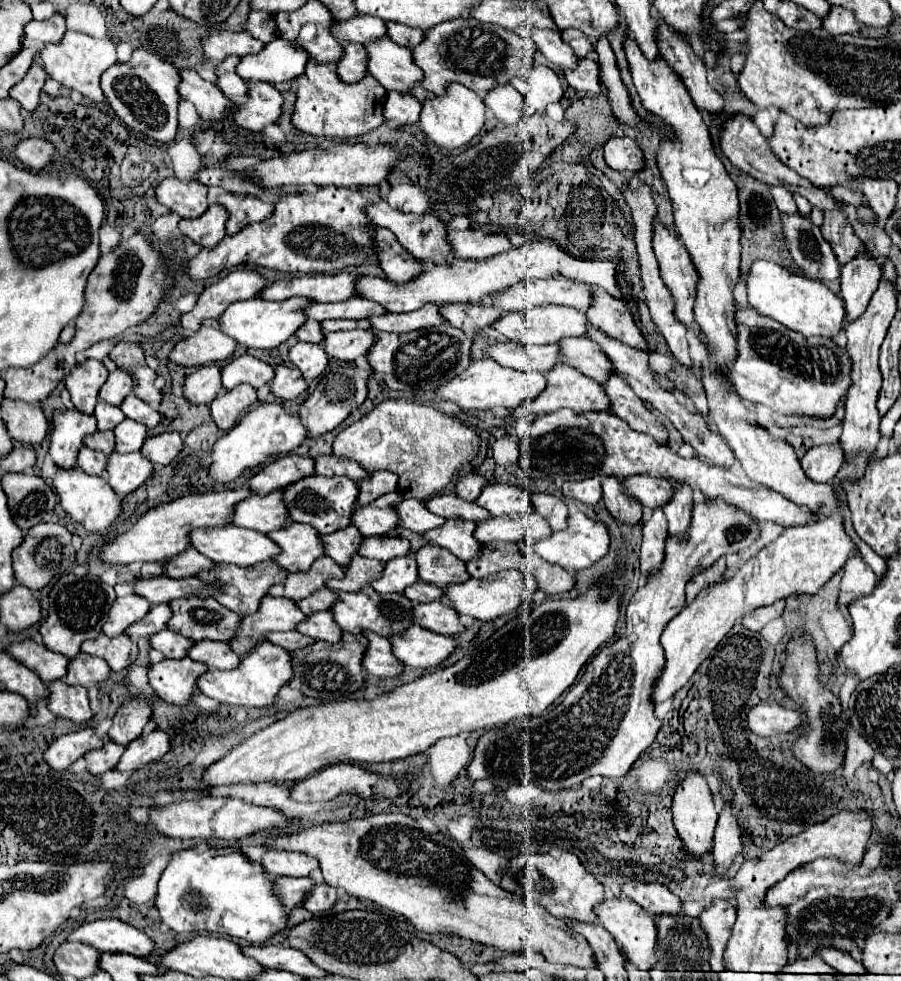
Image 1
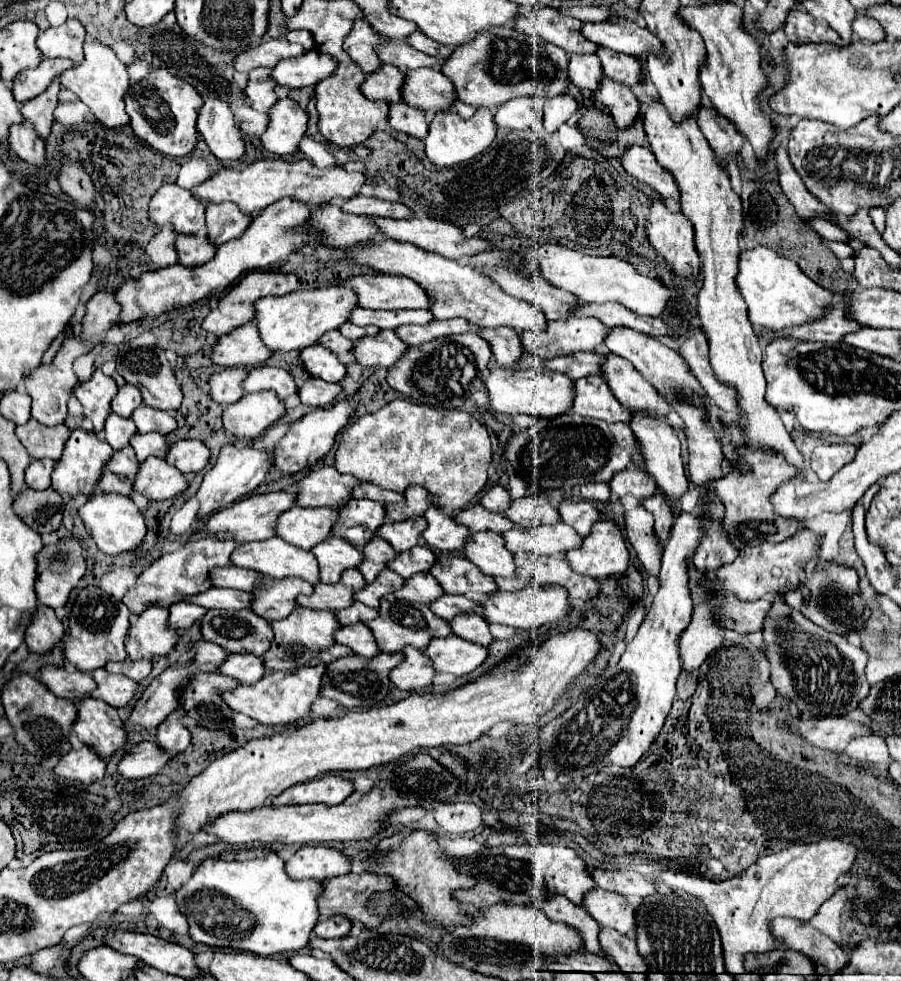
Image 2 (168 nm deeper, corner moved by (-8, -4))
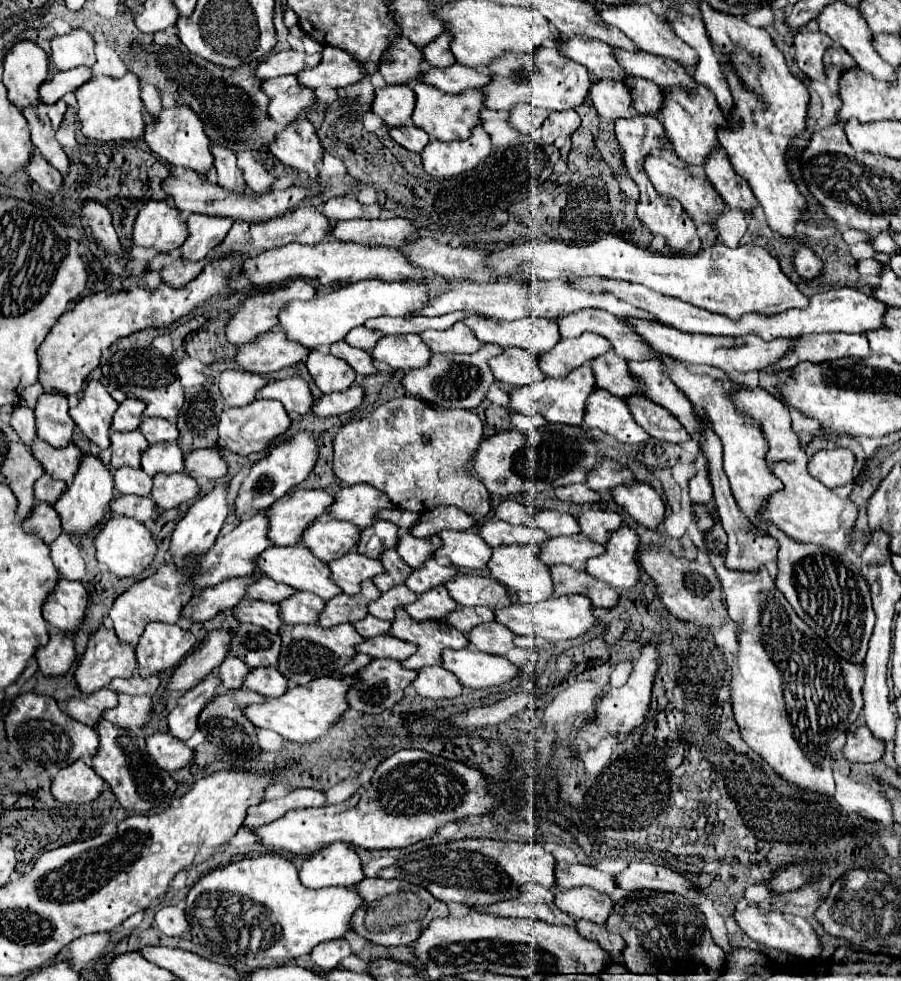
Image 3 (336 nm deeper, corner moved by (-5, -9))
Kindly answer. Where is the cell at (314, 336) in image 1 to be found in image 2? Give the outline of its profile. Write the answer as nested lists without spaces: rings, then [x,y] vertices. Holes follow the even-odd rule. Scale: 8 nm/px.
[[[331,330],[329,334],[323,334],[319,344],[323,344],[325,348],[329,348],[335,354],[349,354],[353,350],[353,342],[347,340],[345,336],[341,336],[337,330]]]

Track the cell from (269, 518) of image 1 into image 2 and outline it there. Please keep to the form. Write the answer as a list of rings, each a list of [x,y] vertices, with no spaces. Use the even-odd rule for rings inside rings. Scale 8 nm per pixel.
[[[295,506],[293,510],[281,514],[277,522],[277,536],[293,546],[311,550],[313,546],[331,536],[331,528],[335,526],[337,518],[339,518],[337,510],[325,510],[325,508],[313,510]]]

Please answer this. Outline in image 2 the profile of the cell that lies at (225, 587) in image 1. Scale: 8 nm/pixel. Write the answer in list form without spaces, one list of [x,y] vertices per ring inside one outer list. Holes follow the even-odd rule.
[[[285,578],[261,582],[257,590],[253,590],[253,612],[267,620],[287,618],[297,606],[299,594],[313,594],[313,586],[301,578]]]

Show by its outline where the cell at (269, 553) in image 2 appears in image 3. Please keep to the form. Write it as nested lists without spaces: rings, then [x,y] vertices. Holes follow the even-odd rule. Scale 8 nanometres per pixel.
[[[294,545],[294,547],[268,547],[262,555],[258,555],[258,559],[254,559],[256,571],[268,575],[270,579],[278,581],[278,583],[286,583],[294,589],[304,589],[304,591],[312,591],[318,597],[322,597],[324,601],[328,601],[330,597],[338,595],[340,589],[332,583],[330,579],[330,569],[326,563],[322,563],[320,559],[316,559],[314,555],[310,555],[310,551],[302,545]]]

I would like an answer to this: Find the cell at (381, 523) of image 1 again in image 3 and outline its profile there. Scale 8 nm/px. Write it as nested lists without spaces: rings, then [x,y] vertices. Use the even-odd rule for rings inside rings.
[[[406,533],[398,539],[396,551],[410,567],[420,567],[430,557],[430,553],[434,553],[438,547],[440,547],[438,535],[420,539],[420,537],[412,537],[412,535]]]

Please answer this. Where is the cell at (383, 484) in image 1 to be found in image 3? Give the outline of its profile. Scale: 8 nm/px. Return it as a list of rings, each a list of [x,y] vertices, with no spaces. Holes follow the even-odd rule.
[[[442,505],[442,507],[434,507],[426,513],[420,513],[418,523],[414,523],[414,527],[410,527],[410,535],[414,537],[428,537],[434,535],[442,529],[454,529],[454,531],[466,531],[470,527],[474,527],[474,519],[470,515],[466,515],[464,511],[460,511],[458,507],[452,505]]]

